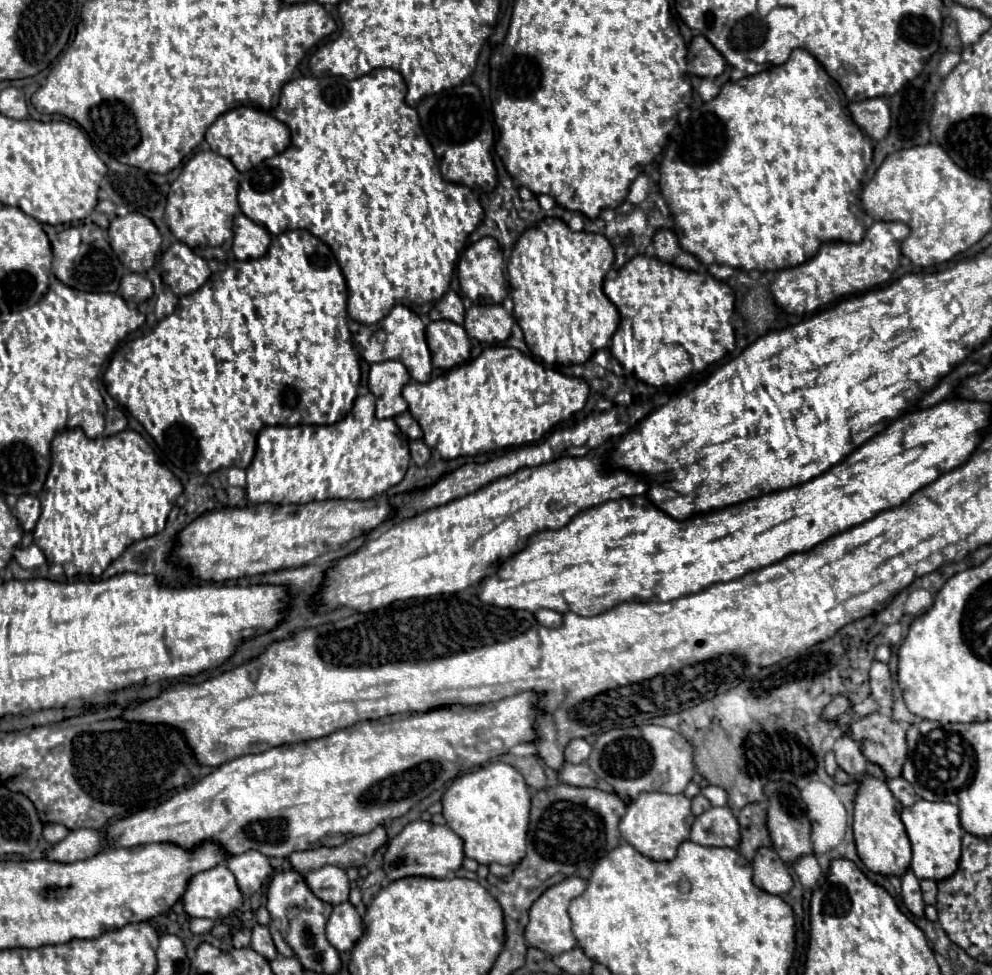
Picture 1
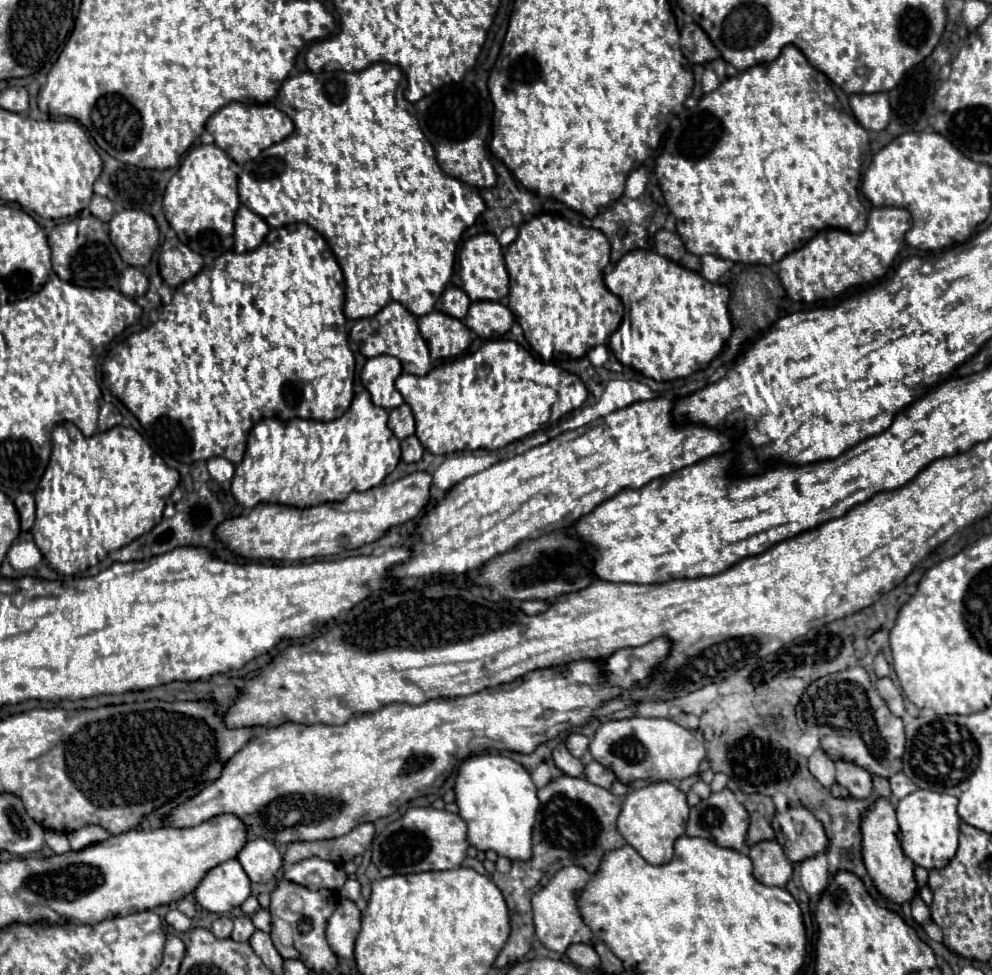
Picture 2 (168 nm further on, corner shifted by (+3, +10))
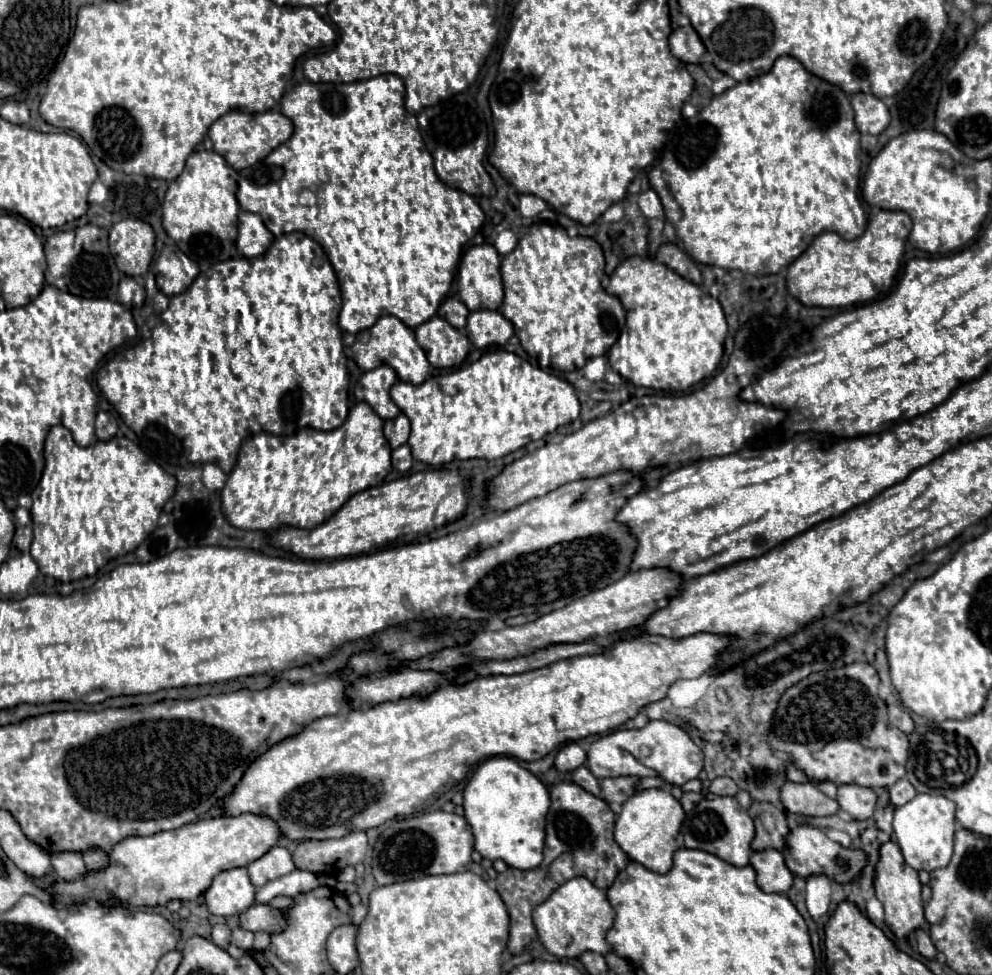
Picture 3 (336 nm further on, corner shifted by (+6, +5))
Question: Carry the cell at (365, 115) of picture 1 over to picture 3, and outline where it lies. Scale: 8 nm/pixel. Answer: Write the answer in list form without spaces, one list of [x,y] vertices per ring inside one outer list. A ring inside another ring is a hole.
[[[391,73],[377,75],[377,77],[371,77],[365,81],[355,81],[355,83],[335,83],[335,109],[333,109],[333,83],[309,83],[309,81],[299,83],[289,93],[285,93],[281,99],[281,113],[287,115],[295,125],[291,139],[281,143],[277,149],[273,149],[265,159],[255,163],[253,167],[247,167],[239,173],[237,201],[243,211],[257,213],[263,219],[265,227],[275,237],[279,237],[281,233],[301,231],[301,233],[309,235],[311,239],[315,239],[325,249],[325,253],[335,269],[335,275],[339,279],[342,298],[339,325],[347,333],[359,333],[363,329],[369,329],[381,315],[395,315],[411,329],[425,323],[427,319],[431,319],[435,315],[437,307],[441,305],[445,293],[449,291],[451,281],[455,278],[455,269],[461,259],[461,247],[465,245],[465,235],[469,241],[485,219],[479,203],[463,191],[449,187],[449,201],[447,201],[447,185],[437,177],[435,167],[433,167],[433,157],[423,147],[417,117],[405,109],[403,97],[405,97],[405,85],[397,75],[391,75]]]

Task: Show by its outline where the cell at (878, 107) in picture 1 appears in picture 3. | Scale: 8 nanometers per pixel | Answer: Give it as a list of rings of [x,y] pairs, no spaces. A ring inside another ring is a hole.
[[[857,93],[851,99],[851,107],[855,111],[855,123],[861,133],[879,135],[889,125],[889,109],[881,99],[869,93]]]

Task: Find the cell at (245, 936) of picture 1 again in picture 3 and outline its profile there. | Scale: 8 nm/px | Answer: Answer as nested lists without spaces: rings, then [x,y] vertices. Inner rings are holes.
[[[235,927],[231,943],[237,945],[237,947],[241,947],[241,949],[251,949],[253,947],[253,933],[245,931],[243,927]]]

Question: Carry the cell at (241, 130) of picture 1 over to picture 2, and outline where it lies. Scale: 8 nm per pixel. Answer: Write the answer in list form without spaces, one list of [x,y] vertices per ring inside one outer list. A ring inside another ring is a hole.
[[[230,102],[210,116],[210,120],[206,122],[206,130],[214,136],[216,146],[220,146],[234,162],[246,164],[248,160],[254,160],[264,148],[290,136],[294,130],[294,122],[282,110],[270,104]]]

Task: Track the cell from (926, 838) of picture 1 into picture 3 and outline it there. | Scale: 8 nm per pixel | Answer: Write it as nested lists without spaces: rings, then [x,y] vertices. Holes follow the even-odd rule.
[[[917,793],[913,801],[895,809],[893,819],[895,841],[901,847],[903,859],[913,869],[933,871],[945,867],[953,855],[953,833],[955,833],[955,803],[941,795]]]

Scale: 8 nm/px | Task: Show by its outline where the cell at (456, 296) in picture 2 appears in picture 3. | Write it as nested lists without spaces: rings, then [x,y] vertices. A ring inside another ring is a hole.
[[[449,297],[449,299],[445,299],[445,301],[441,303],[441,307],[439,307],[437,315],[439,315],[439,317],[443,317],[443,319],[447,319],[453,327],[463,329],[463,327],[465,327],[465,323],[467,323],[469,309],[467,309],[467,307],[465,307],[465,303],[461,303],[459,299]]]

